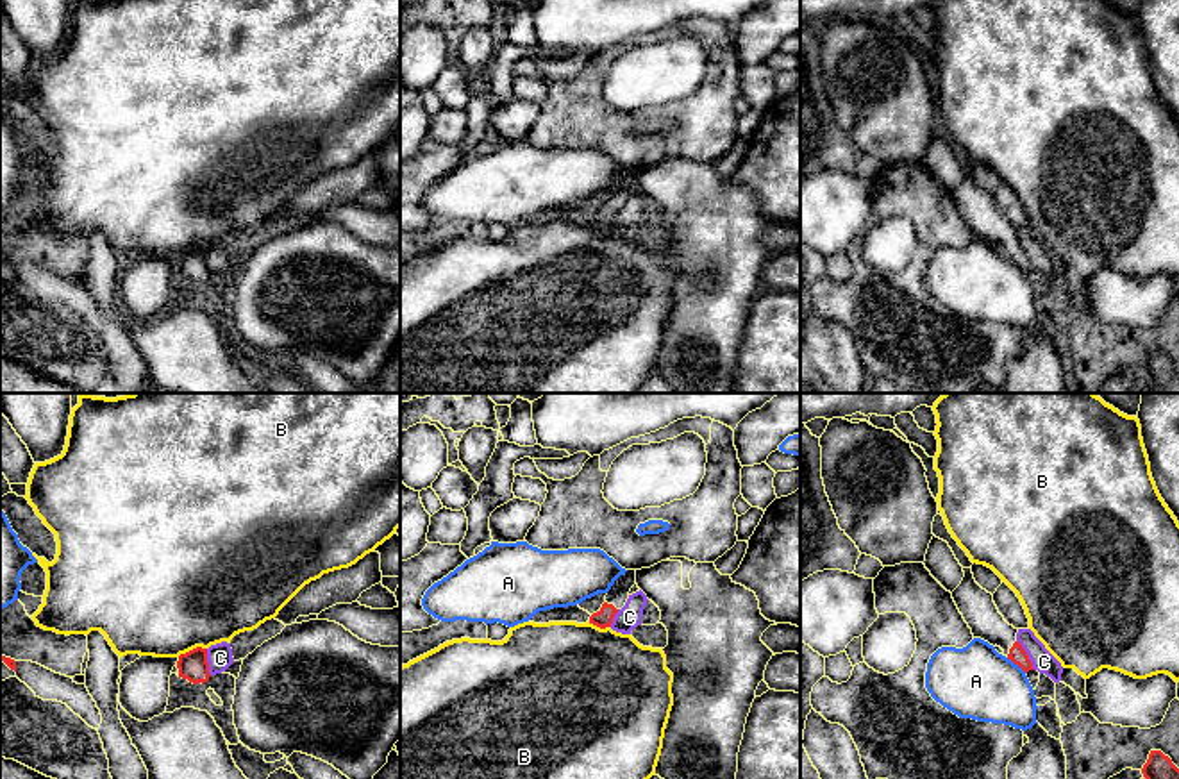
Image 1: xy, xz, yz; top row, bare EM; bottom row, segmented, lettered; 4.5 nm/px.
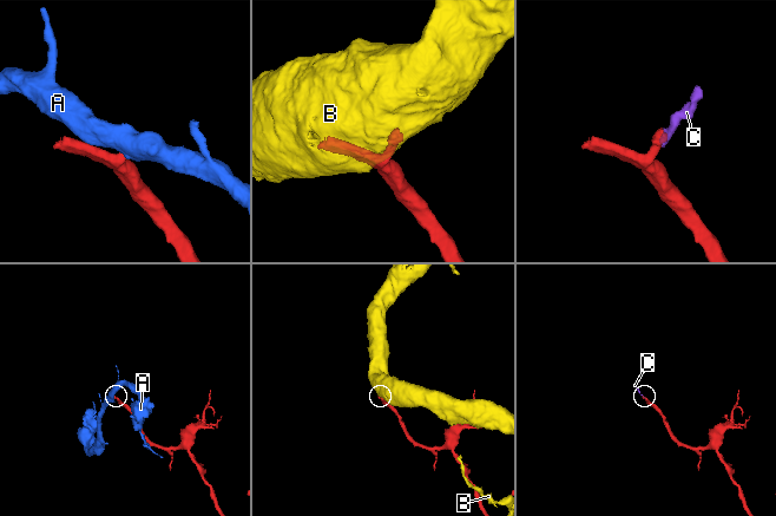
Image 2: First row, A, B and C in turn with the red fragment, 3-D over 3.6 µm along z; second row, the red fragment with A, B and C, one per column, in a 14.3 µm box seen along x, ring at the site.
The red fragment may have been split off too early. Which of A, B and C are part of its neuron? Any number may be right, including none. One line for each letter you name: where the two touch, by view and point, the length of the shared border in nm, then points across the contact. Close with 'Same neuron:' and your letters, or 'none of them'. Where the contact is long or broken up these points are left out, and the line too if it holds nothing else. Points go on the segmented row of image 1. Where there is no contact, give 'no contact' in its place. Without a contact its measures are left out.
Same neuron: none of them

